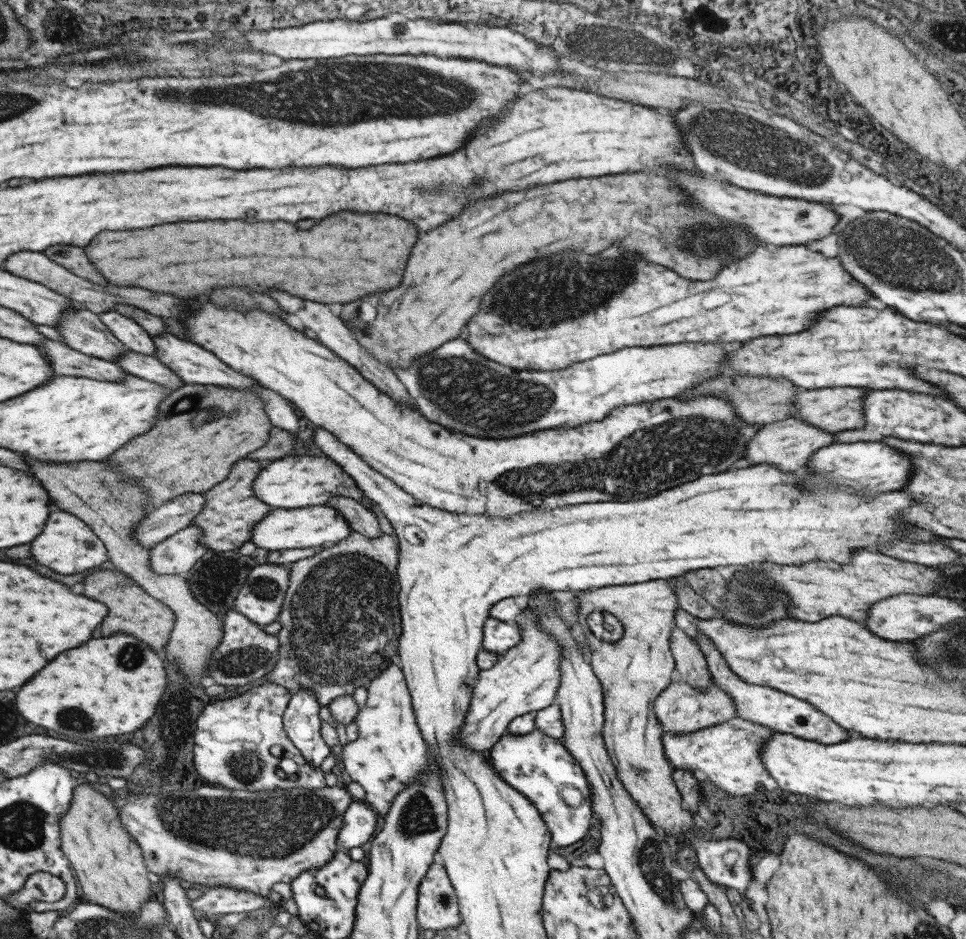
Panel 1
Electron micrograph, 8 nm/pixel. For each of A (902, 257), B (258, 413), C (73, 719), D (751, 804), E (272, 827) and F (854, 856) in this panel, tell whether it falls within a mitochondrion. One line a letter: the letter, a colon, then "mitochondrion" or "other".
A: mitochondrion
B: other
C: mitochondrion
D: other
E: mitochondrion
F: other

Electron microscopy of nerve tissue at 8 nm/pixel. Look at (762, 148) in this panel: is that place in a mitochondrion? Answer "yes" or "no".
yes

